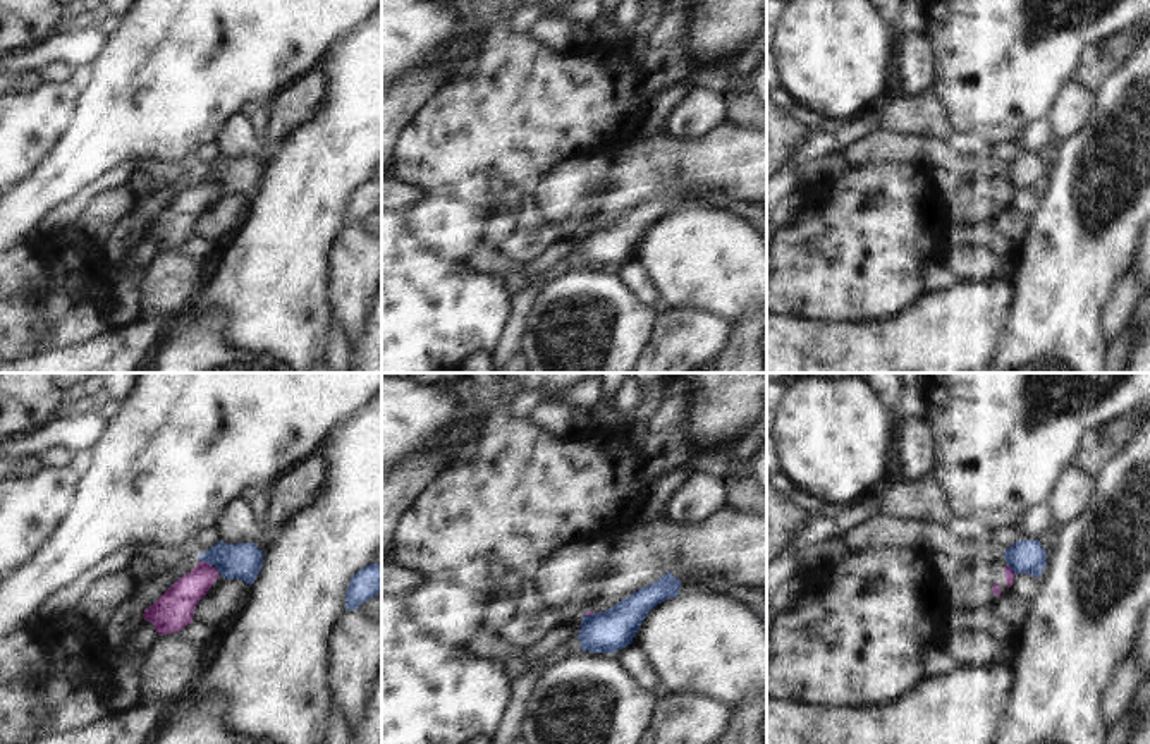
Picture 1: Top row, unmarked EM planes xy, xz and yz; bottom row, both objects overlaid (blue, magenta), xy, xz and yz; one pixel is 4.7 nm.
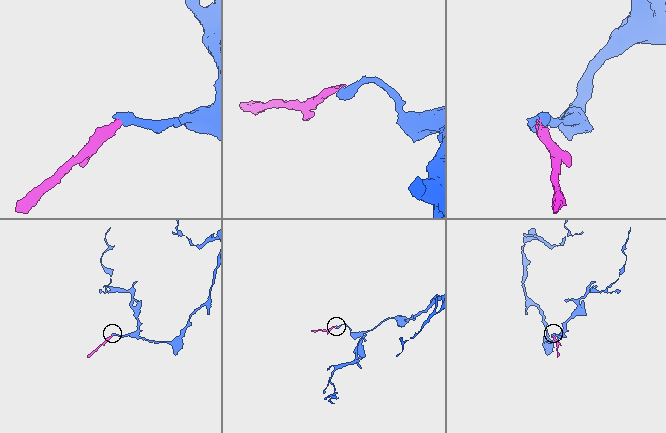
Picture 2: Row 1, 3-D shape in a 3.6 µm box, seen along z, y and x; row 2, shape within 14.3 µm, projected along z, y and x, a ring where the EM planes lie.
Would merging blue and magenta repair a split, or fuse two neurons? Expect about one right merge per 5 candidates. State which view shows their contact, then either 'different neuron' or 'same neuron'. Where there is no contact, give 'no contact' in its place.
xy | different neuron

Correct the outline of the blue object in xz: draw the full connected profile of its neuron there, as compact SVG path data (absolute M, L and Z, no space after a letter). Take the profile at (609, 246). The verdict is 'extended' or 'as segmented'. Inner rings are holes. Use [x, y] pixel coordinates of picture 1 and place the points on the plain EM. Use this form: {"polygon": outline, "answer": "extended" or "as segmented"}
{"polygon": "M669 186L653 199L641 203L612 223L583 230L578 247L581 265L590 268L615 268L633 258L648 227L658 218L679 210L681 194Z", "answer": "as segmented"}

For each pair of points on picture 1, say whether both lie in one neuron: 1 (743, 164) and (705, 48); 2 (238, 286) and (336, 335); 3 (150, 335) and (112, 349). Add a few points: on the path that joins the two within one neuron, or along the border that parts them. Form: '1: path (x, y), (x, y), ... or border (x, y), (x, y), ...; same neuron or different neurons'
1: border (727, 119), (748, 128); different neurons
2: border (332, 318), (322, 354); different neurons
3: path (141, 337), (128, 349), (121, 349); same neuron

